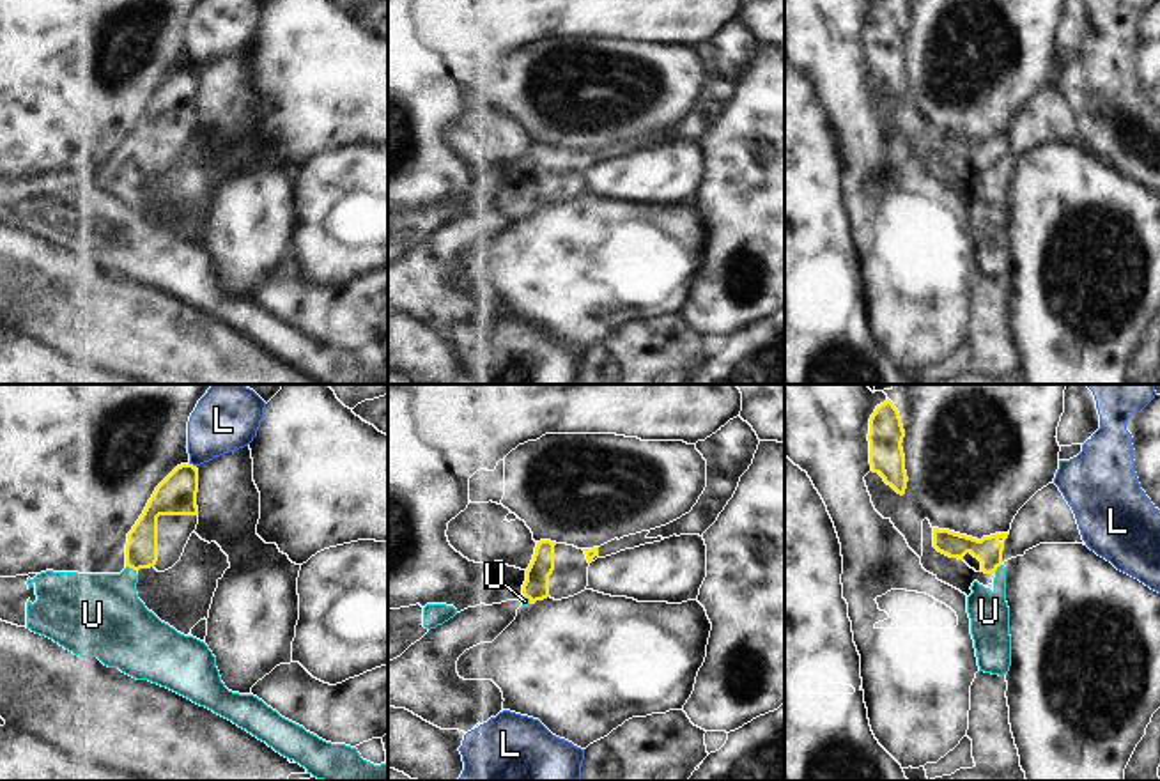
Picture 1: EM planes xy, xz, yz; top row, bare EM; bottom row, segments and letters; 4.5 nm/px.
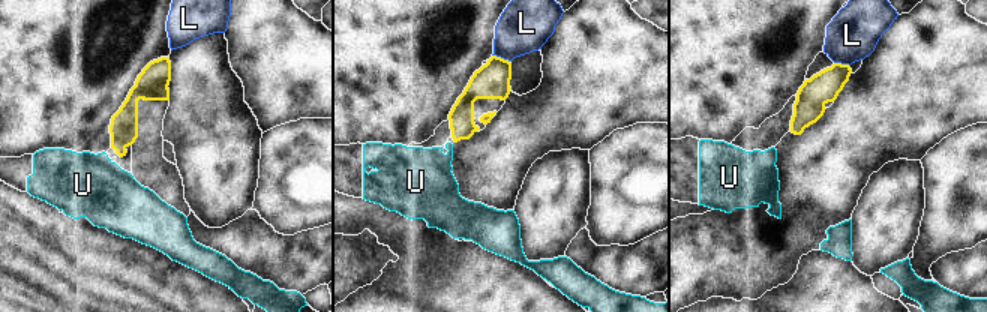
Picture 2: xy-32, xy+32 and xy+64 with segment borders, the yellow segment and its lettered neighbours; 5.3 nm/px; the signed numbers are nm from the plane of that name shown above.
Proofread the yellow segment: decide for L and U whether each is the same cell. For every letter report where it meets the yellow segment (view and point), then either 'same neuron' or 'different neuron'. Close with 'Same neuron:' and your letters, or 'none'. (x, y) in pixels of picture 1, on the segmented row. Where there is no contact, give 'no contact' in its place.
L: contact xy (192, 464); different neuron
U: contact yz (996, 569); different neuron
Same neuron: none

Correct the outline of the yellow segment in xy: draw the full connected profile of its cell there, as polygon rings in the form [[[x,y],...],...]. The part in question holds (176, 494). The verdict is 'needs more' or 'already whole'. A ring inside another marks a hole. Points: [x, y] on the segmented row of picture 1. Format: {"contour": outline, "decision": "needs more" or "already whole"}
{"contour": [[[177,466],[154,491],[143,514],[128,533],[126,567],[172,568],[182,556],[198,524],[198,469]]], "decision": "needs more"}

